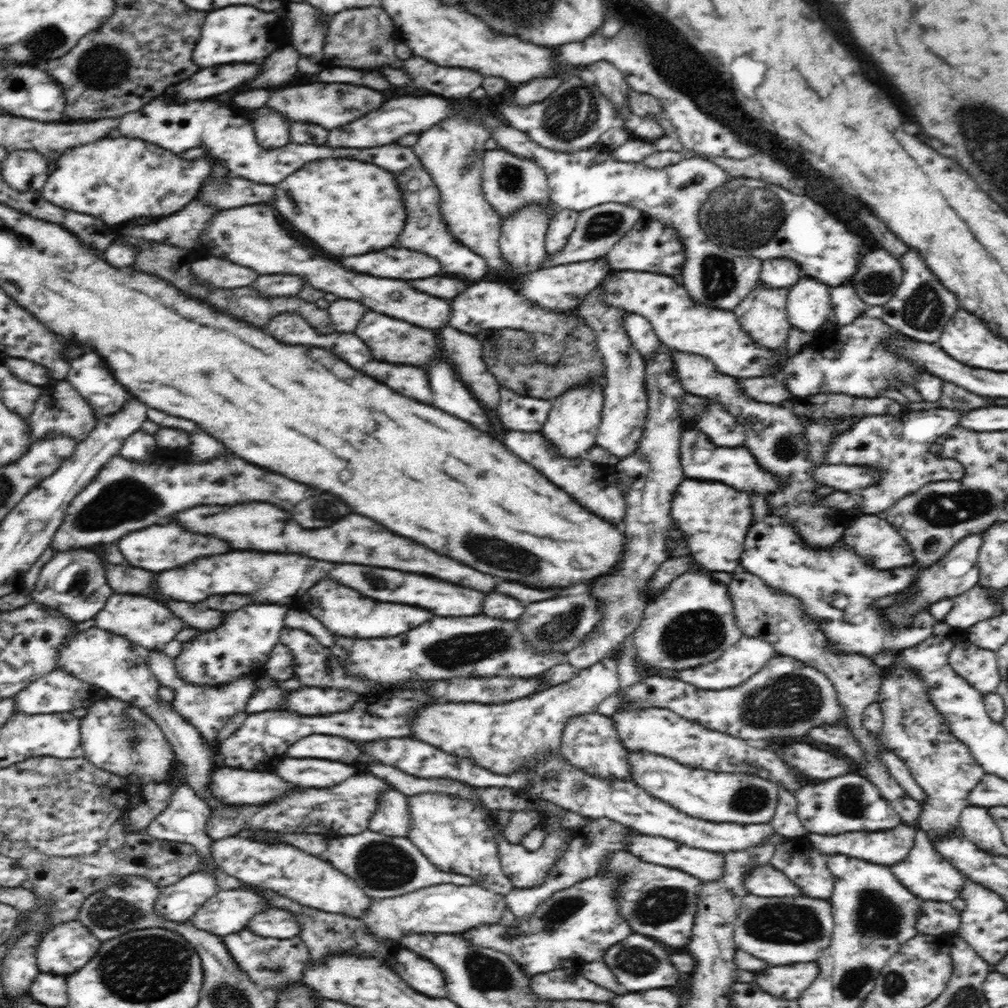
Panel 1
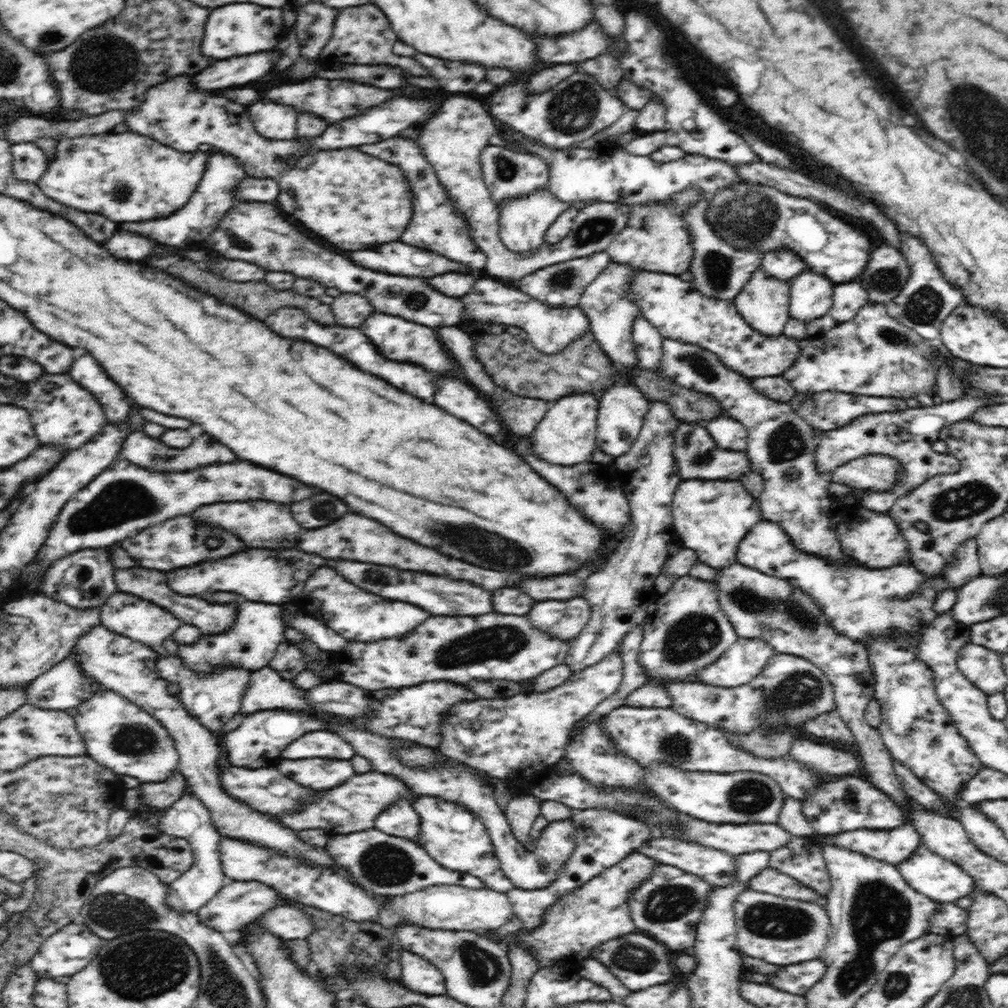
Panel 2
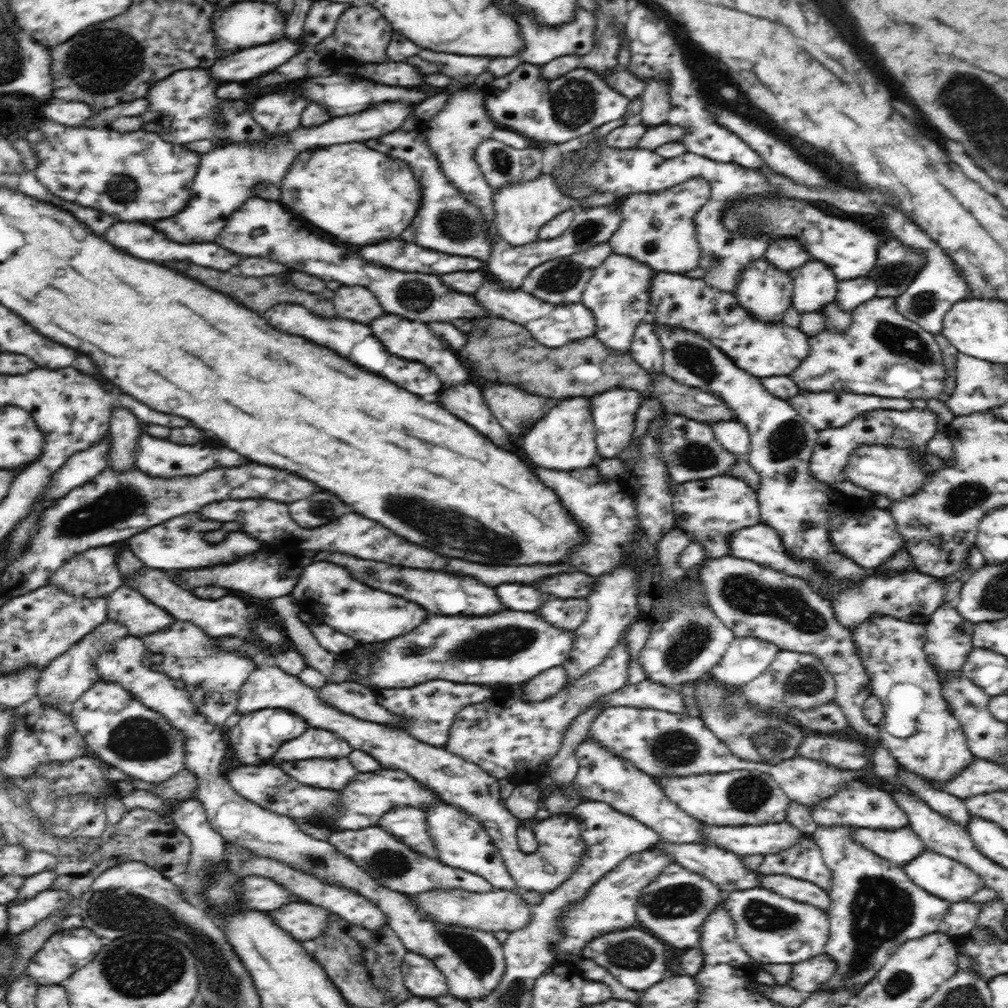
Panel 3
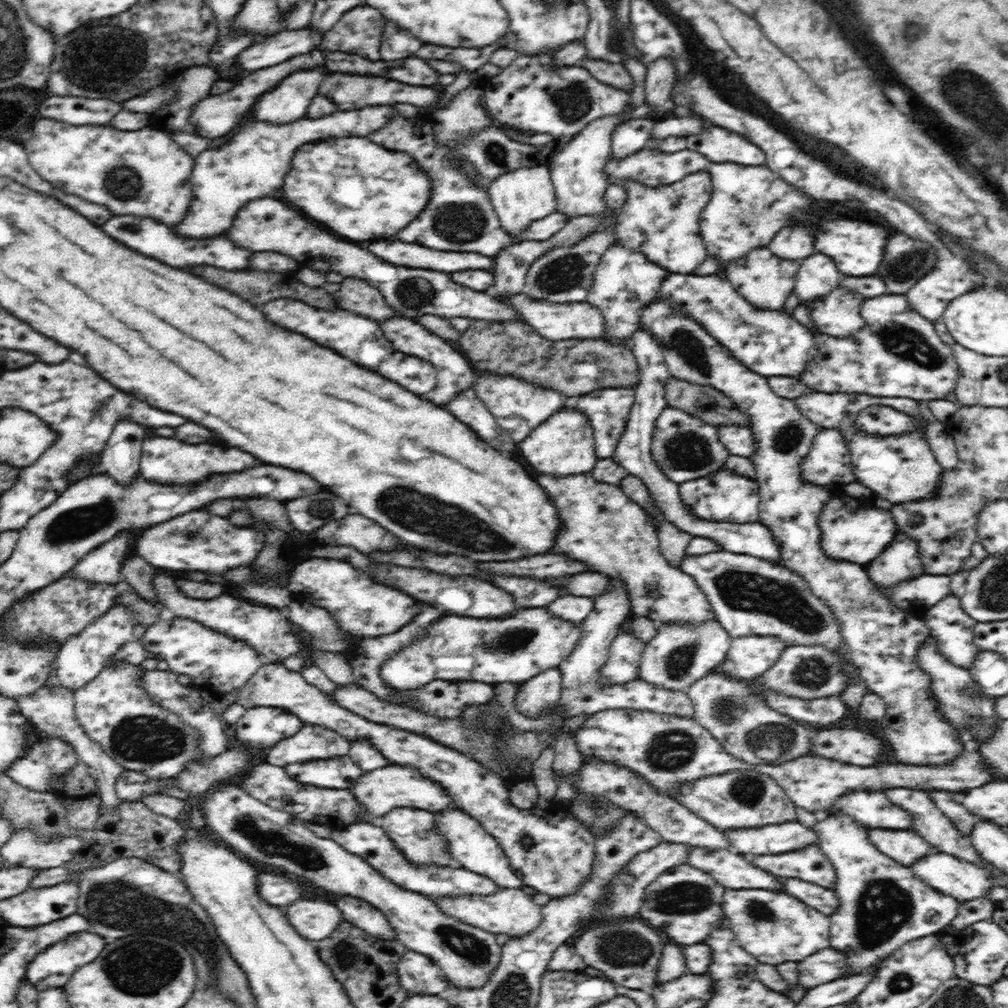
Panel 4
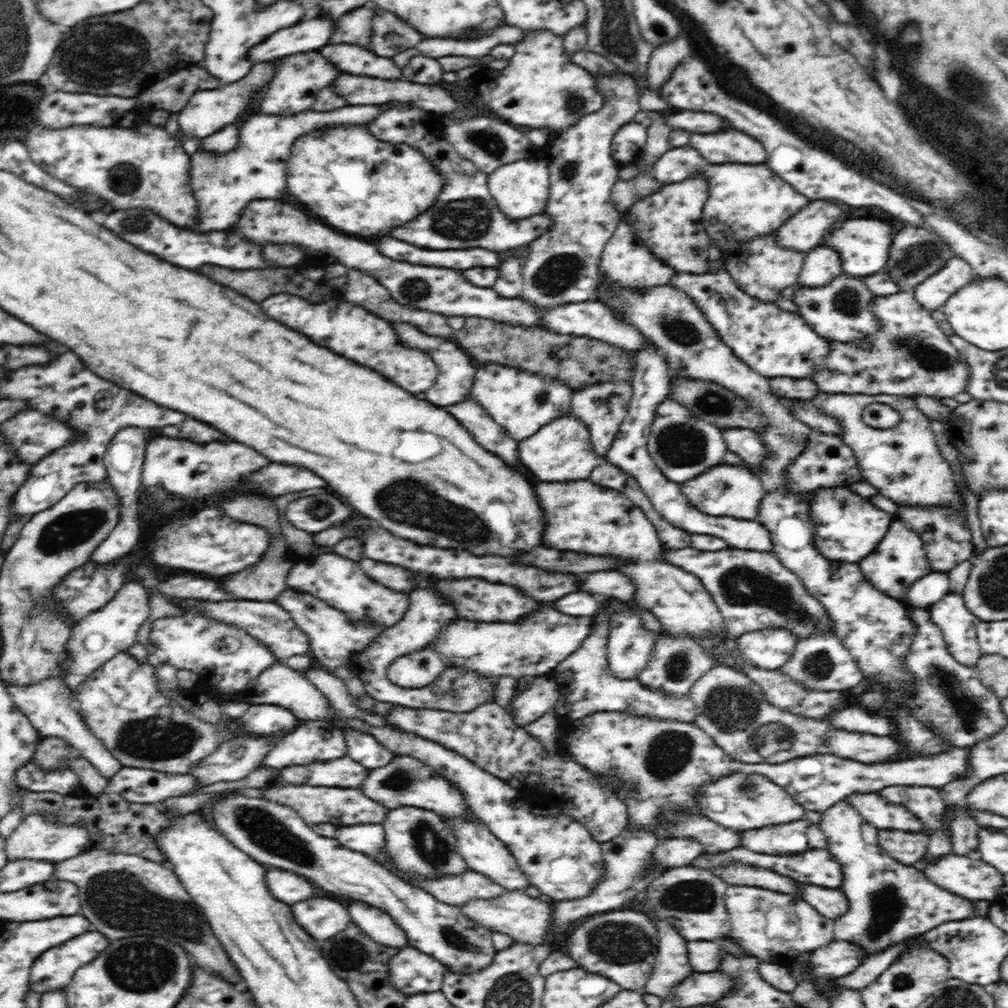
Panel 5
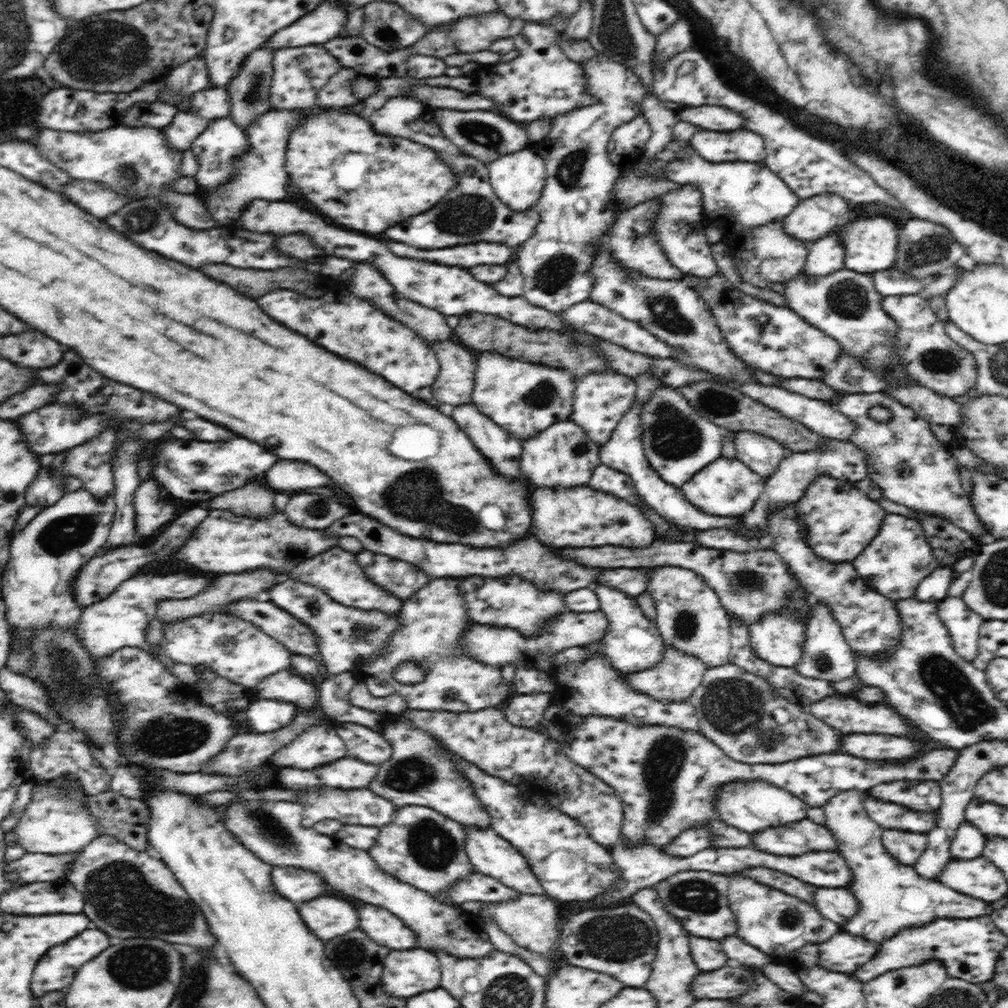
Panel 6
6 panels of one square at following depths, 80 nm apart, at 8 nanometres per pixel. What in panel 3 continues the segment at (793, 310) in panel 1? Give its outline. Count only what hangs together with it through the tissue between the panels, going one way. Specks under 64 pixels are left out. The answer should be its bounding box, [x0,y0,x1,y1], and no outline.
[791,262,838,313]

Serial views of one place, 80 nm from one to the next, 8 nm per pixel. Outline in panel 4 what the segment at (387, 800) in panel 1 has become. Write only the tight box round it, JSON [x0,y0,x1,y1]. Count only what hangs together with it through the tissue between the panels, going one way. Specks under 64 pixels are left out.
[373,807,460,867]

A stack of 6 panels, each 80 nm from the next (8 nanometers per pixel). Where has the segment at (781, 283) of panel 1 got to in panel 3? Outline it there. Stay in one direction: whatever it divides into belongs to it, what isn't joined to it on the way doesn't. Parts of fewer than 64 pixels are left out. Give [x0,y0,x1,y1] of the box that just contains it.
[764,236,811,272]

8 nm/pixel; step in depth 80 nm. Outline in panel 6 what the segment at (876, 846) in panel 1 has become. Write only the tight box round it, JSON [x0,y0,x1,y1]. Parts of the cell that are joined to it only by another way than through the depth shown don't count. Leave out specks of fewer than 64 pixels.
[882,830,927,866]

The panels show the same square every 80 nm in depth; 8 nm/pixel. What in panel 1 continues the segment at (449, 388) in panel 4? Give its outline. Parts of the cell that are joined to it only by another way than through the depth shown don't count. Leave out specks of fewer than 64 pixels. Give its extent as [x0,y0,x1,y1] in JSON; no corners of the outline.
[357,312,440,366]

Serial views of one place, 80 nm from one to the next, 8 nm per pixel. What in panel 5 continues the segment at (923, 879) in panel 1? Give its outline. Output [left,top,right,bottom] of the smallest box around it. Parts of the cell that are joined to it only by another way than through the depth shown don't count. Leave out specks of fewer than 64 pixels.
[921,855,1005,902]

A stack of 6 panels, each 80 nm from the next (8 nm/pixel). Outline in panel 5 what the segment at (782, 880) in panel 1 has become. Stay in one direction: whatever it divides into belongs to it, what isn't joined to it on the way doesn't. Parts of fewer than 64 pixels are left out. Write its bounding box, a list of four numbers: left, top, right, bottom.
[798,883,848,920]

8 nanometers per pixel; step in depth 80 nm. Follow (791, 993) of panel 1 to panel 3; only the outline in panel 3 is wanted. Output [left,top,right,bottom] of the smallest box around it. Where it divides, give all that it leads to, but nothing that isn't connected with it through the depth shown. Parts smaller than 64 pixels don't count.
[787,953,836,993]

